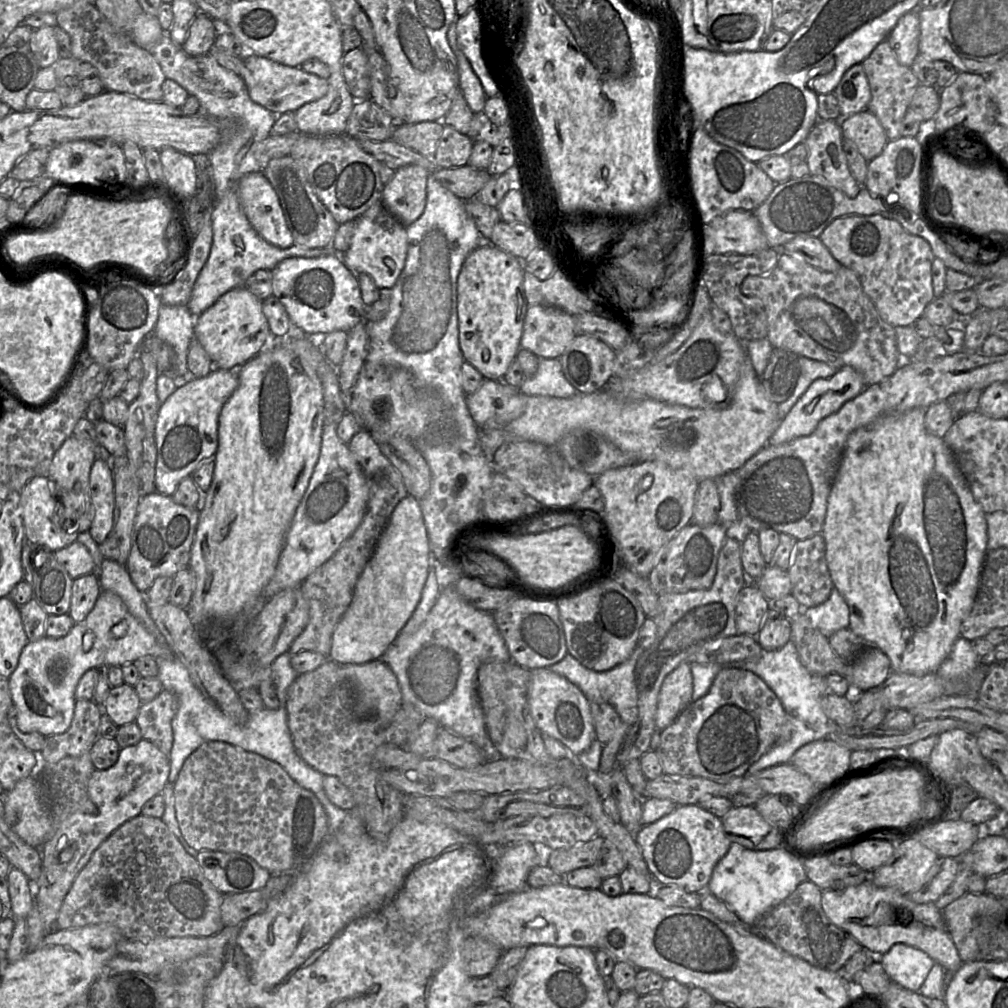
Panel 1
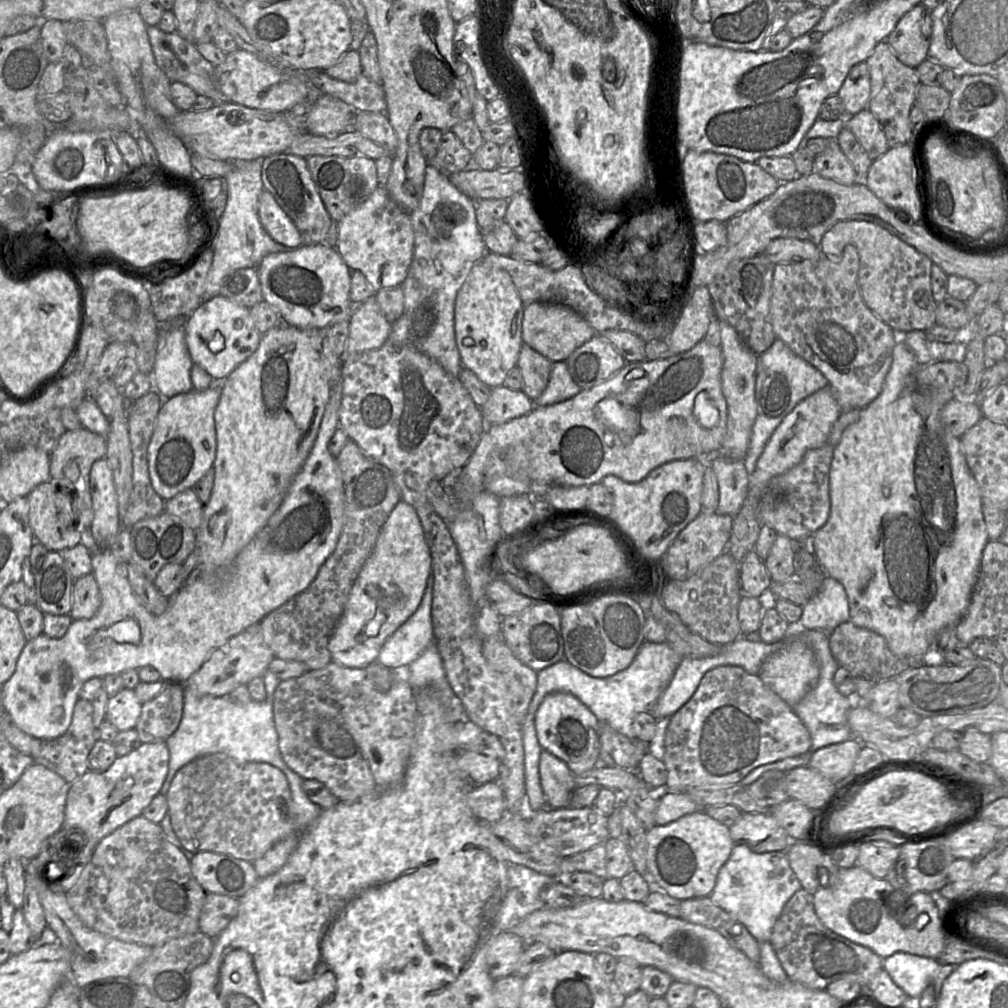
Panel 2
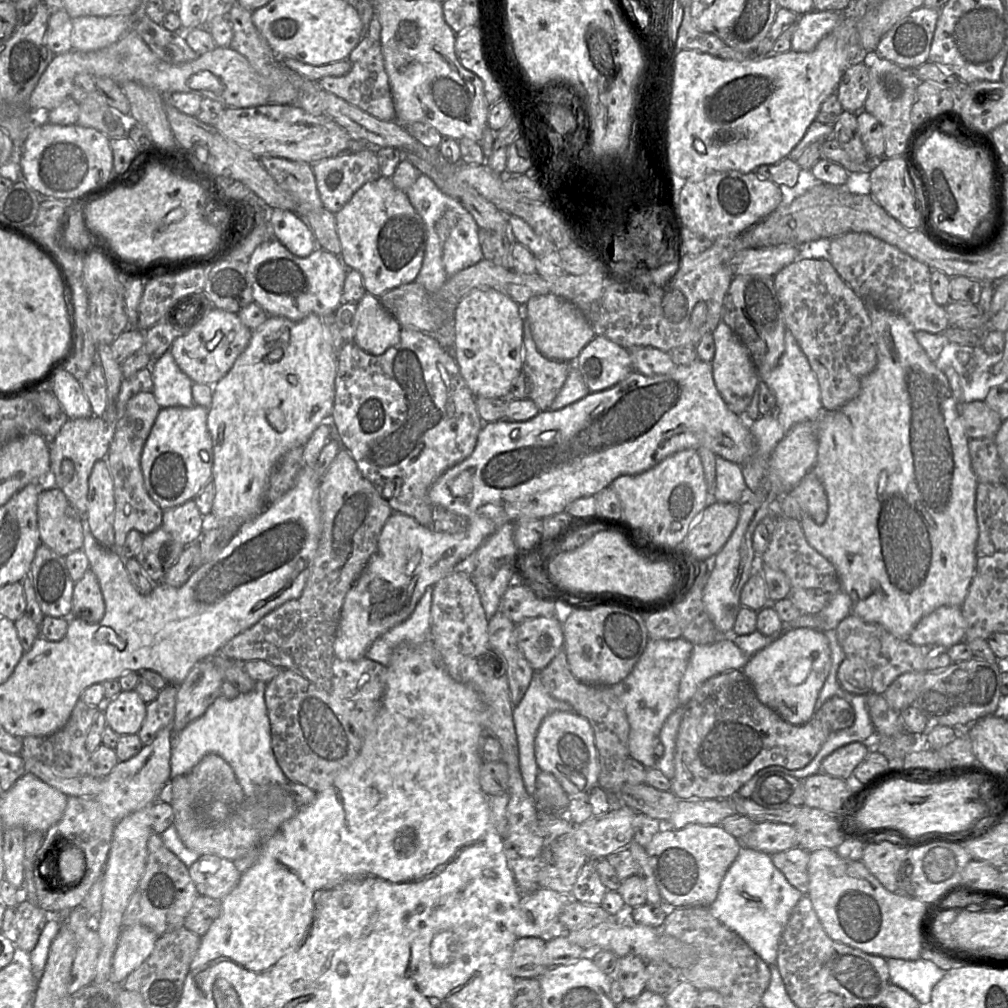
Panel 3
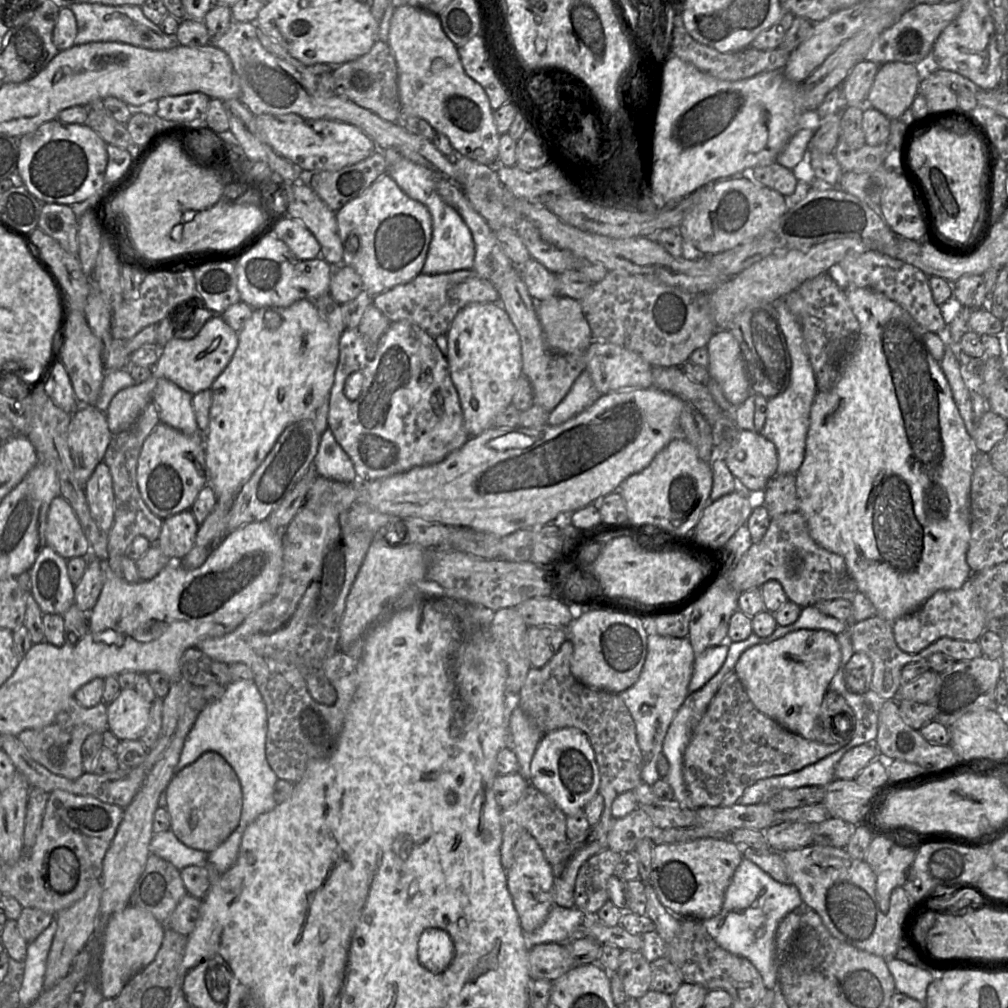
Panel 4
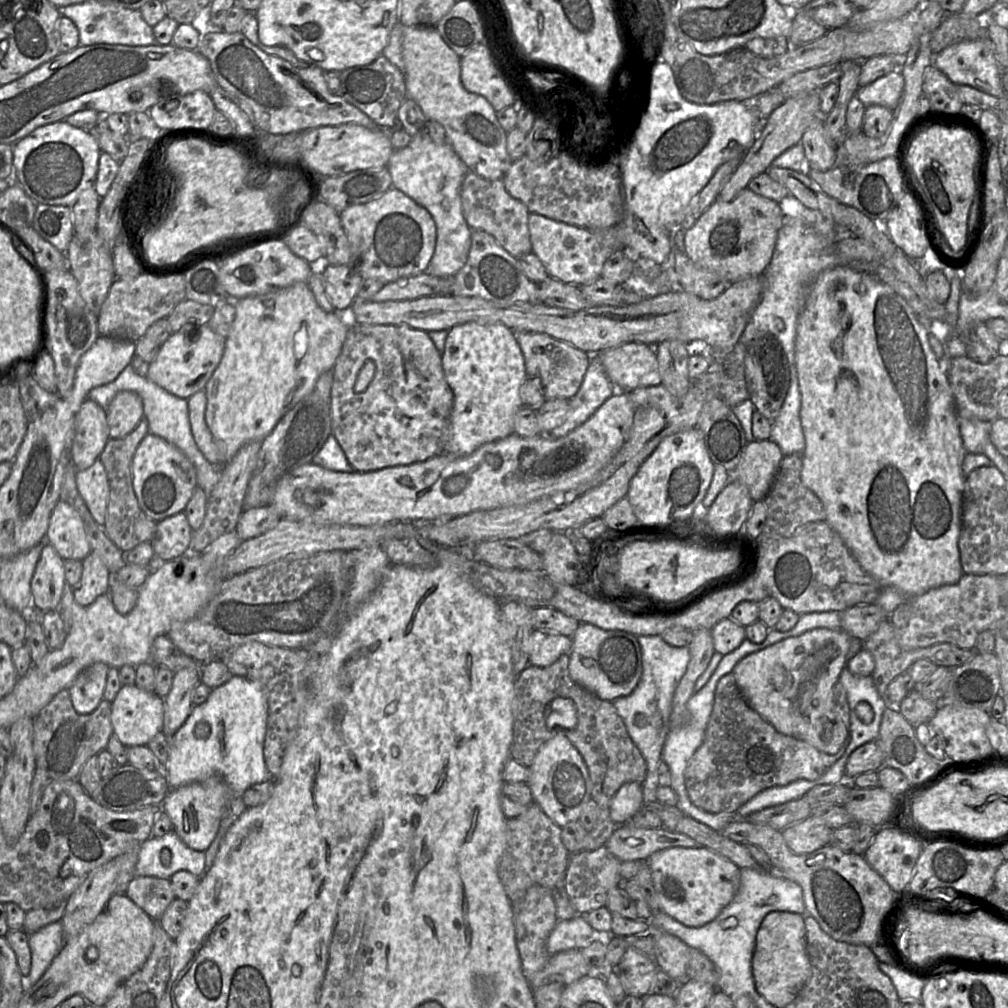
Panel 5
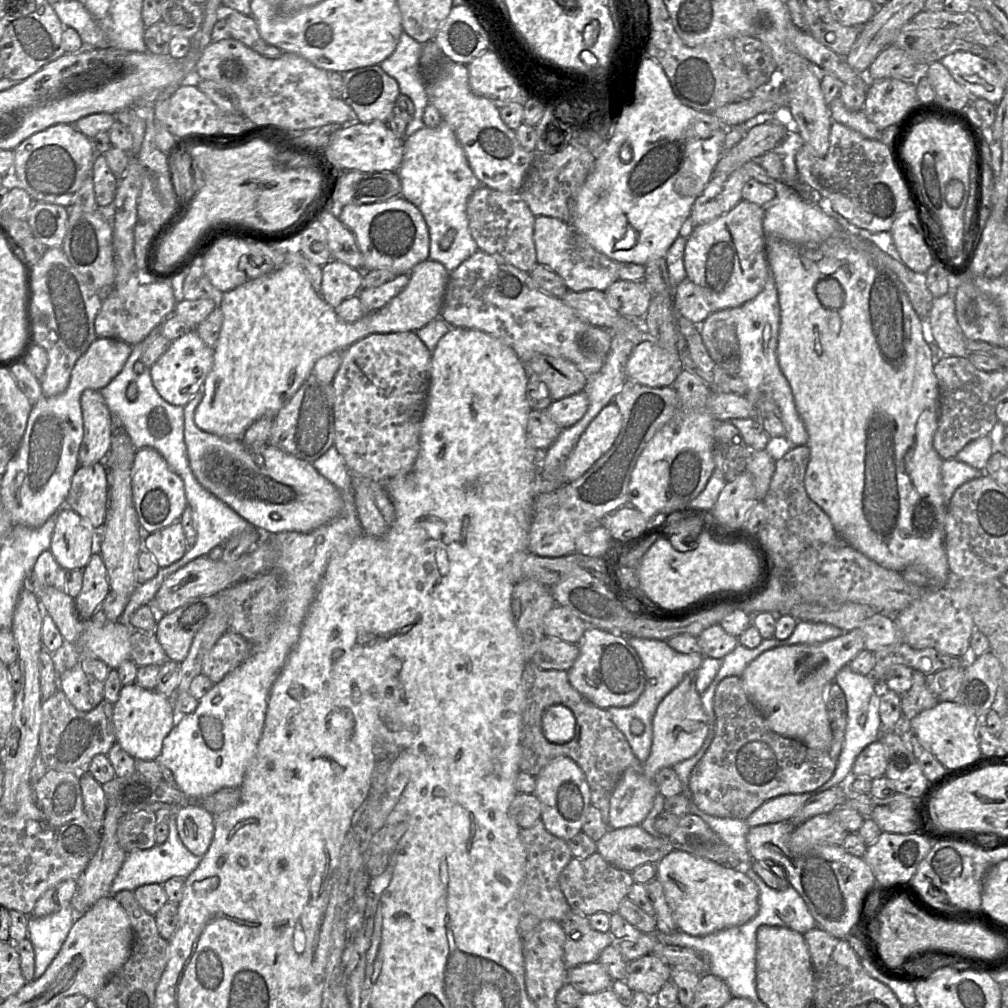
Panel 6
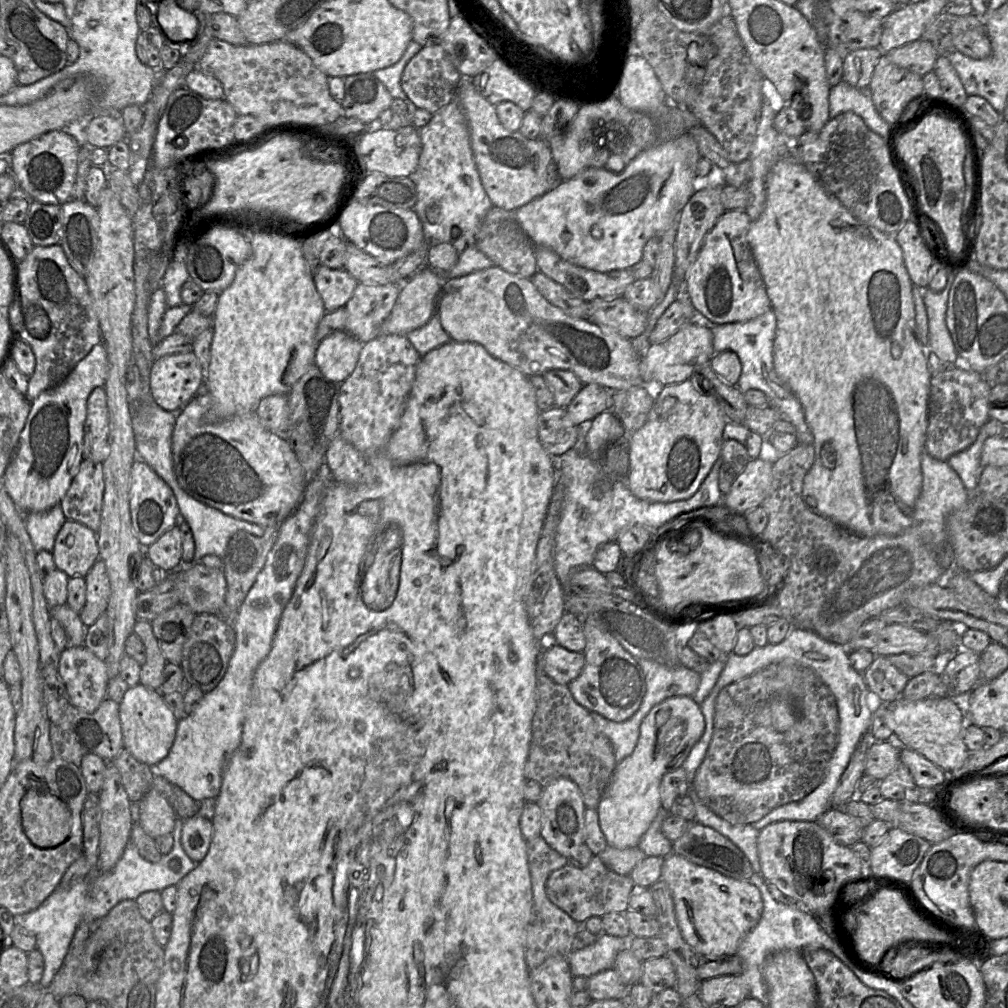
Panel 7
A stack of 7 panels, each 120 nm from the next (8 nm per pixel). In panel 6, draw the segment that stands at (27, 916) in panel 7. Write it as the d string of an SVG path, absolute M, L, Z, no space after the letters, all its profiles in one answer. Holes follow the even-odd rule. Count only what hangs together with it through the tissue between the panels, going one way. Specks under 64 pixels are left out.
M175 811L170 812L166 817L169 826L167 840L161 845L155 845L145 850L132 850L127 853L122 867L114 878L110 895L115 895L119 891L134 891L137 887L145 884L164 884L173 877L187 878L199 865L202 857L192 854L182 843L177 832ZM70 905L45 917L29 916L27 938L35 952L34 980L42 976L58 954L73 923Z

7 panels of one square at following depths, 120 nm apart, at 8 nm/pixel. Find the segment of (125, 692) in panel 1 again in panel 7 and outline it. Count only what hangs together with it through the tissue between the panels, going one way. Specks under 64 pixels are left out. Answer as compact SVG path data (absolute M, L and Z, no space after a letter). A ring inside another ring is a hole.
M141 684L129 687L119 704L119 718L124 749L134 758L154 767L168 755L176 736L178 721L159 690Z

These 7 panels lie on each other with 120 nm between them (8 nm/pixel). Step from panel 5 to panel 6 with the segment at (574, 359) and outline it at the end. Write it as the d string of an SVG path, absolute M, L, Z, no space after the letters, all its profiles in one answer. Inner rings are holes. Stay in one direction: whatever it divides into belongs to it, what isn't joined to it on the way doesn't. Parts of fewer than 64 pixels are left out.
M537 354L525 366L529 374L546 384L553 401L574 395L587 384L583 372L573 362L561 357Z

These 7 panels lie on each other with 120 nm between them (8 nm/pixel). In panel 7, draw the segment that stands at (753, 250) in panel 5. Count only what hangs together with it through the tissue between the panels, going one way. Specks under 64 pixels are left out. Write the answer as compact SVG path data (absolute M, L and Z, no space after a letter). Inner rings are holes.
M725 211L706 235L695 262L687 271L686 297L697 314L712 326L748 321L772 309L747 241L750 224L745 211Z

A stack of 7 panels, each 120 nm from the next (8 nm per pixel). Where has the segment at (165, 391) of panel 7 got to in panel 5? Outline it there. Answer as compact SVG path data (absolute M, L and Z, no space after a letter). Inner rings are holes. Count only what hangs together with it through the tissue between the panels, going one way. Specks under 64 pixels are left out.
M207 324L200 327L184 326L179 332L171 334L161 346L149 365L147 378L167 392L187 400L204 390L223 357L225 339L213 332ZM193 330L198 332L191 333Z

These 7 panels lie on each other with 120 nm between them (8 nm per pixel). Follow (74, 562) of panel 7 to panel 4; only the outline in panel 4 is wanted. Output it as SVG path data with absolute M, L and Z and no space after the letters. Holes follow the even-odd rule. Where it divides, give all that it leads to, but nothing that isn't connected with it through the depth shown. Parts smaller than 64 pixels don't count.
M57 495L50 503L45 540L48 546L66 560L74 557L93 557L90 553L90 543L74 510L61 495Z

